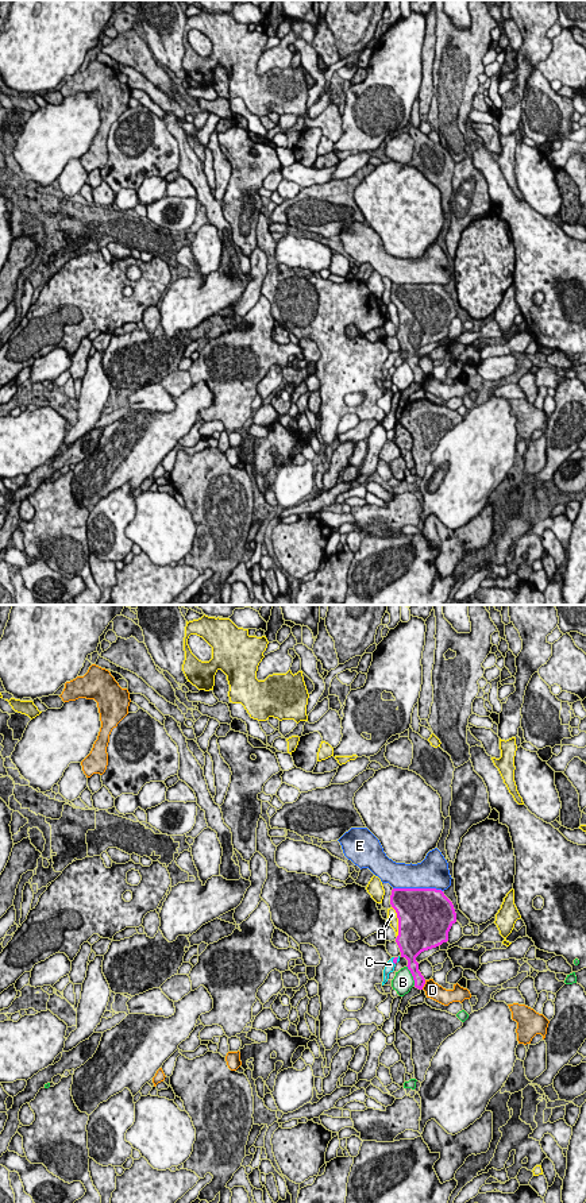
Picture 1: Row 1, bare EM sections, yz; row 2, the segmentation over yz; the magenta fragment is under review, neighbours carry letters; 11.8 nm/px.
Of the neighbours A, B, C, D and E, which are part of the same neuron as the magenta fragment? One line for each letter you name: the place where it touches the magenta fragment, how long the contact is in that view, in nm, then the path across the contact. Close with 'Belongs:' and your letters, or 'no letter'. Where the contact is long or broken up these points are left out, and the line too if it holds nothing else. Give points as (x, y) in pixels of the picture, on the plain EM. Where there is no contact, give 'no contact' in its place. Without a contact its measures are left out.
C: contact yz (394, 353); length 110 nm; way yz (394, 355), (394, 353), (390, 361)
Belongs: C

